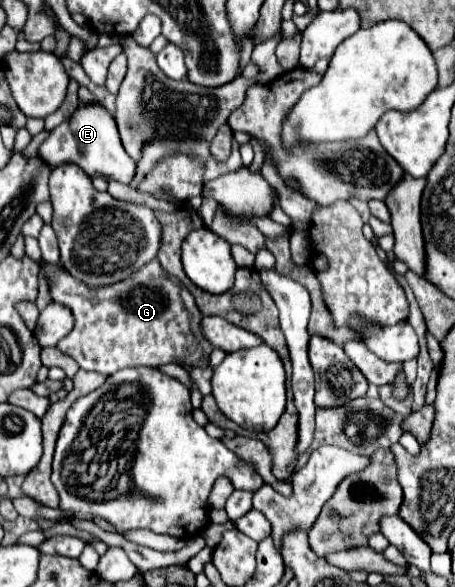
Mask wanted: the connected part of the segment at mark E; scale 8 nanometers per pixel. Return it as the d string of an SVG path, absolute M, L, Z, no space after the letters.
M80 105L70 119L50 131L50 137L40 145L38 155L52 167L74 163L88 177L104 177L114 179L118 183L128 185L136 173L136 161L130 161L130 155L122 149L122 141L118 141L118 129L114 119L102 105Z

